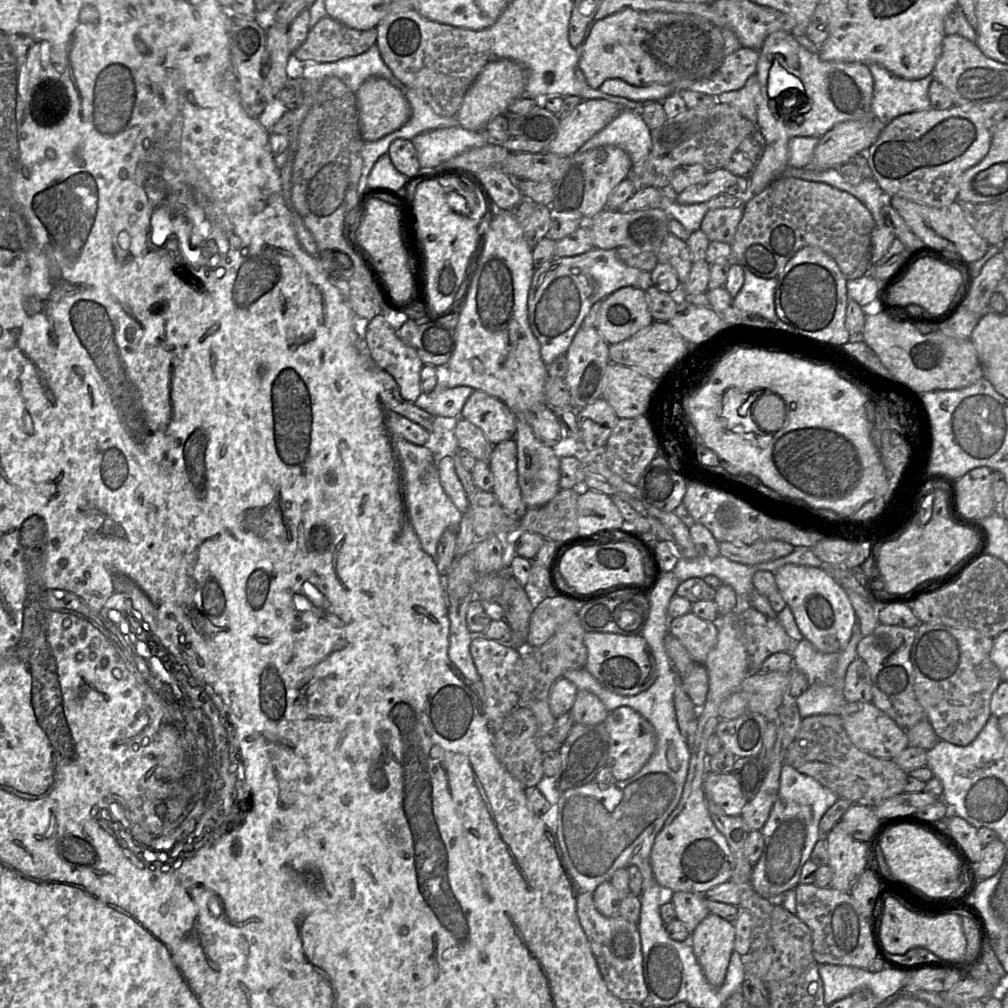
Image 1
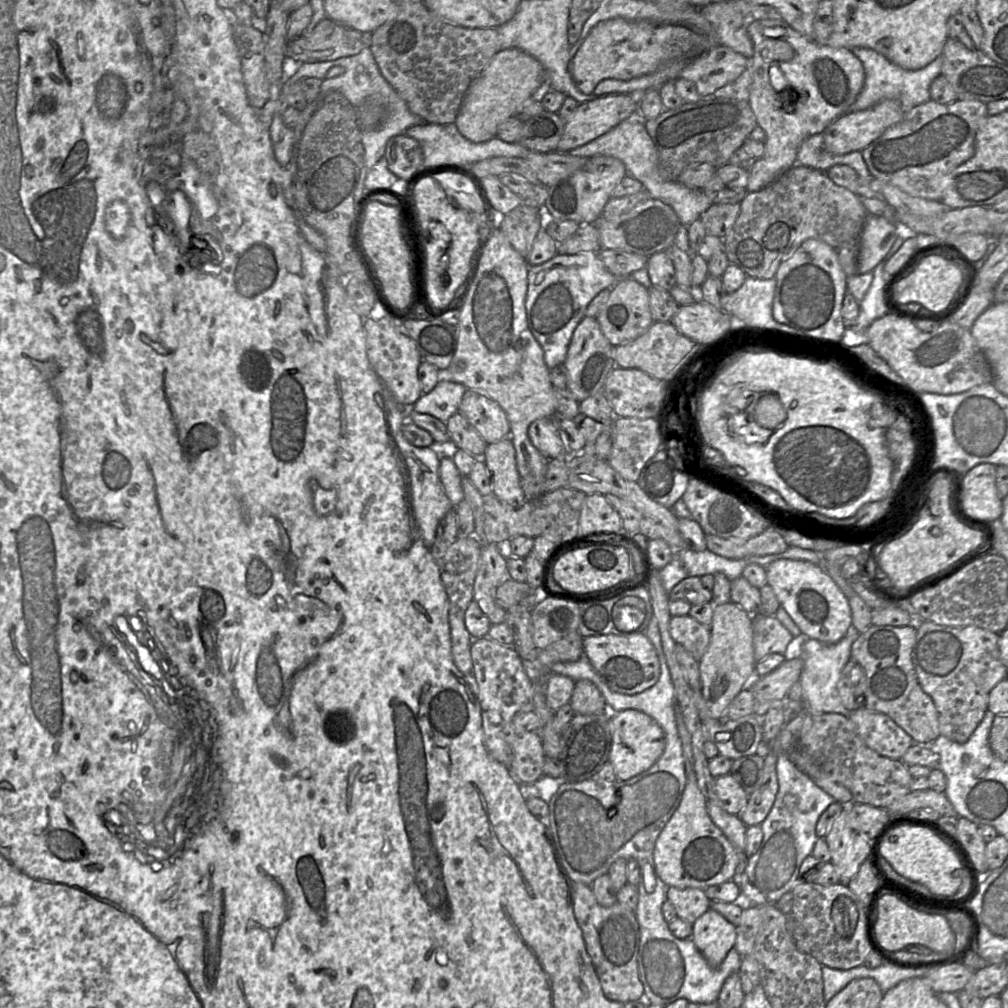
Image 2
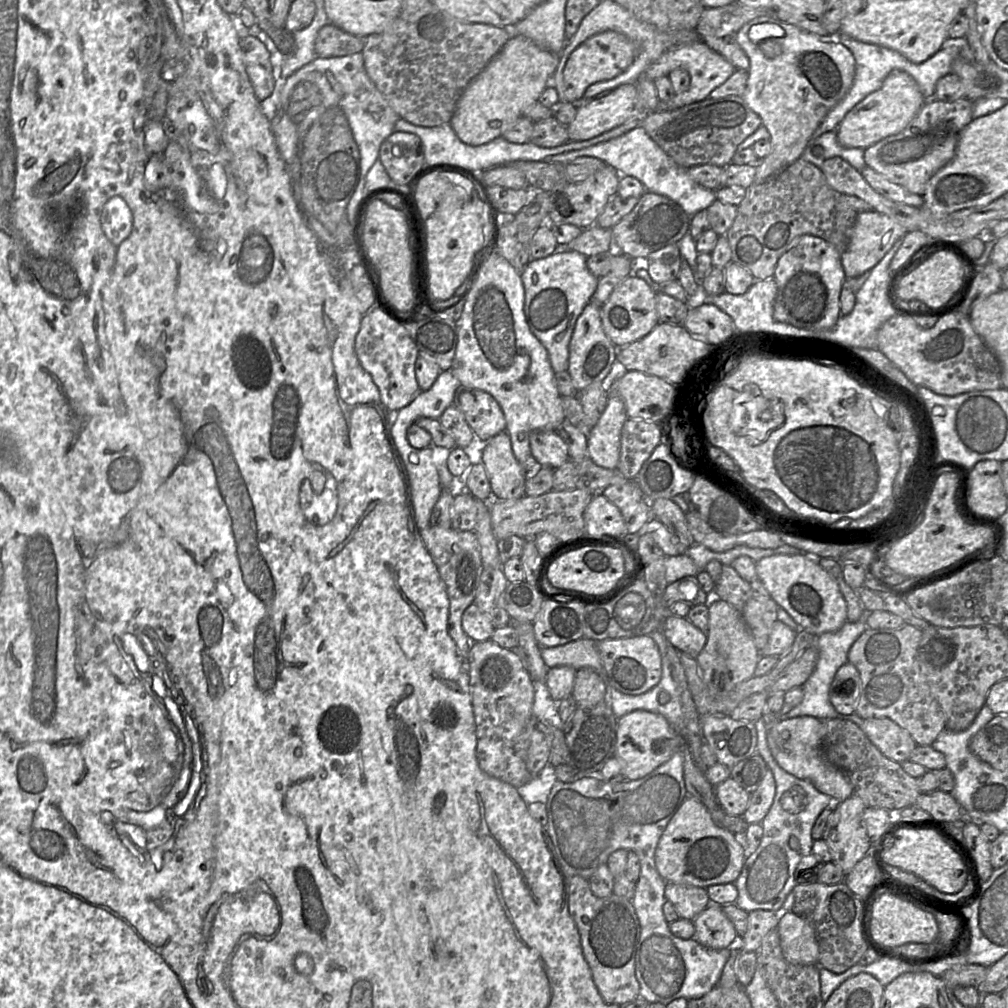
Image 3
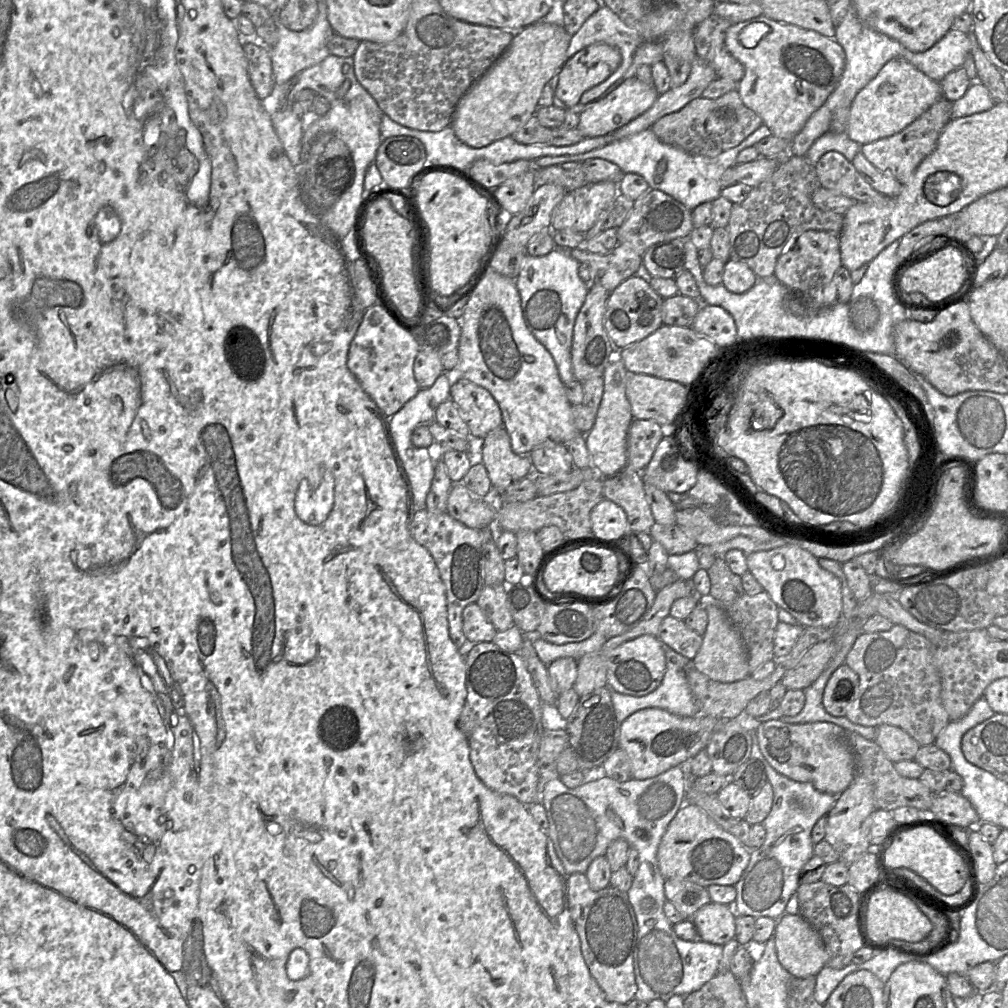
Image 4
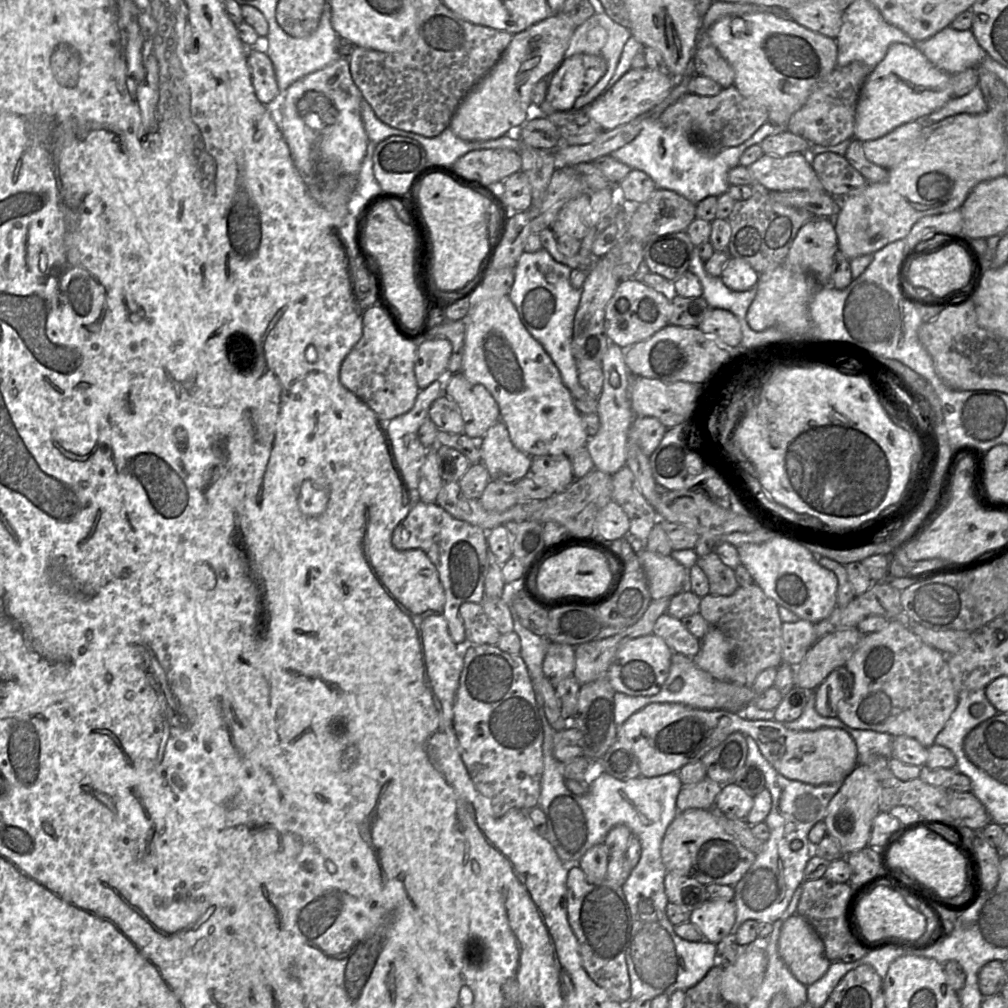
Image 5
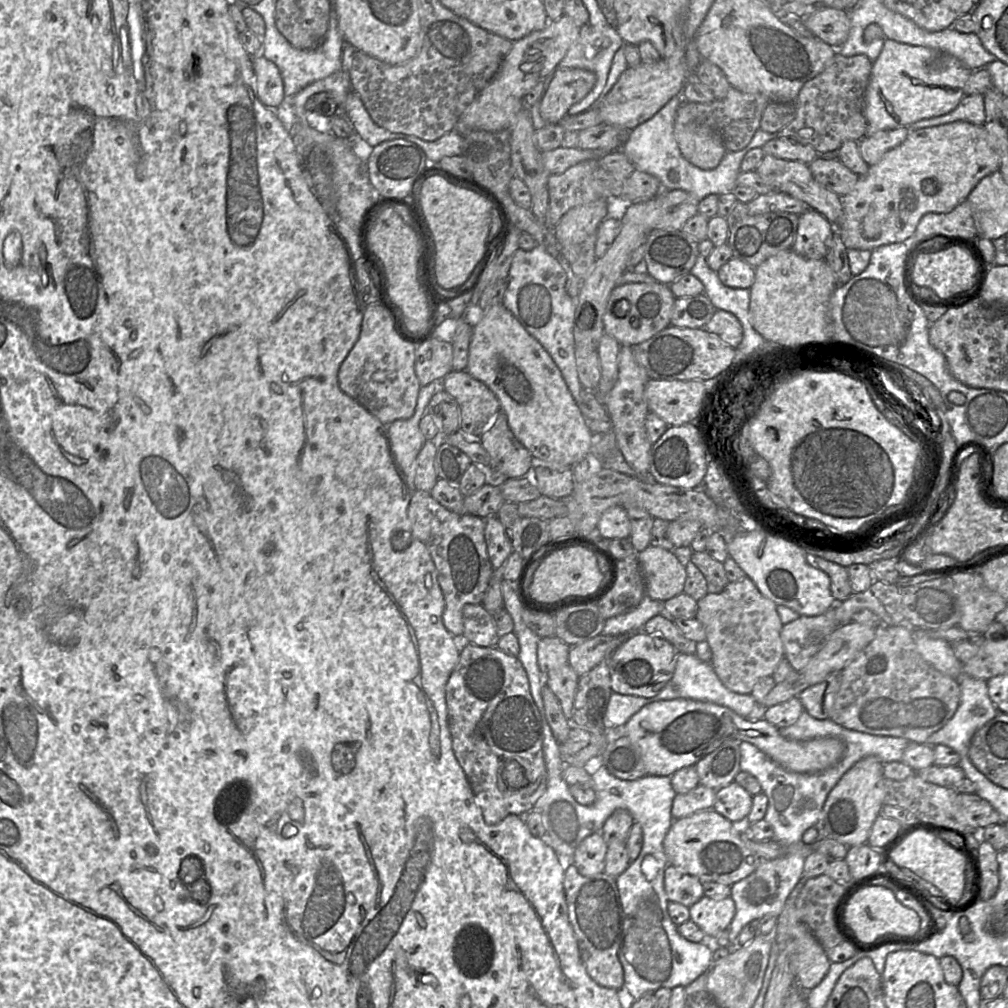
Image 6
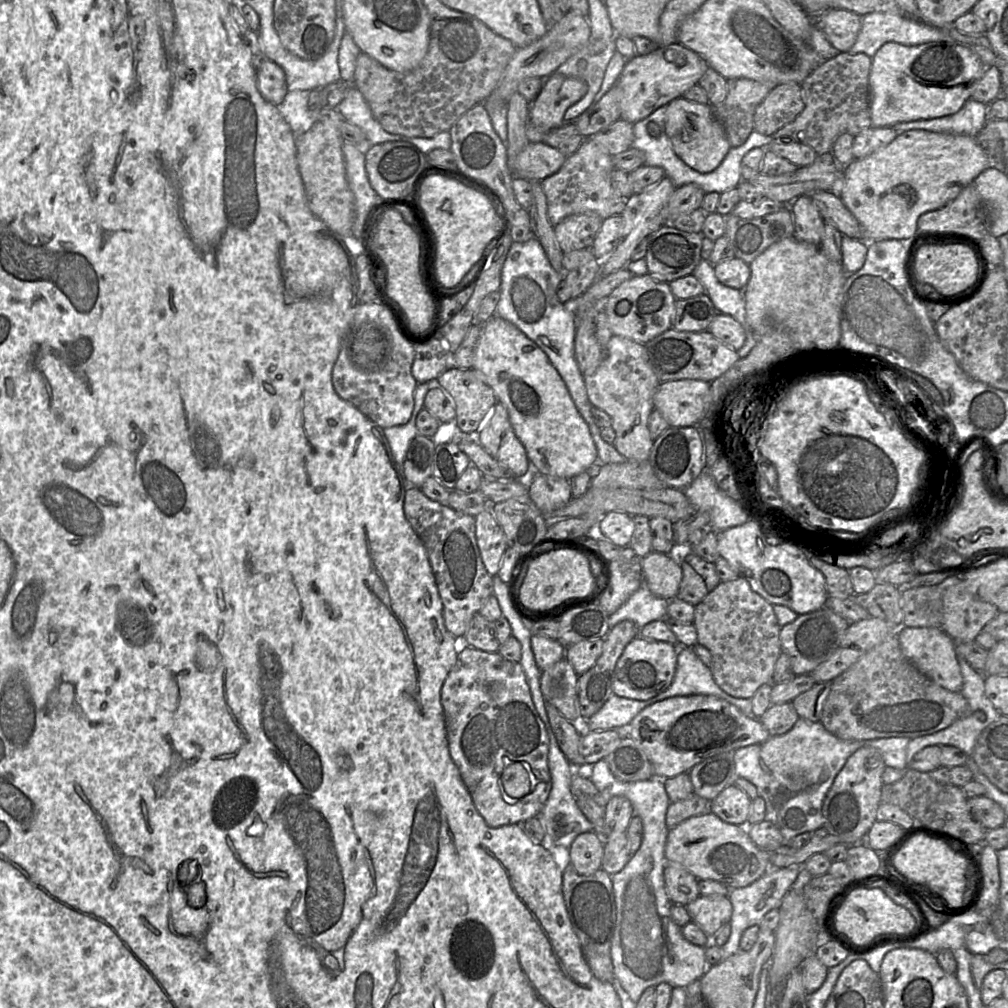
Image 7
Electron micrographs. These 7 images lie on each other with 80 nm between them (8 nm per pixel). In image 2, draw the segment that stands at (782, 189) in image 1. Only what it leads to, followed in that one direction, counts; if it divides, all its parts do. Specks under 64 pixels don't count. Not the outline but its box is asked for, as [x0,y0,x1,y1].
[724,164,868,279]

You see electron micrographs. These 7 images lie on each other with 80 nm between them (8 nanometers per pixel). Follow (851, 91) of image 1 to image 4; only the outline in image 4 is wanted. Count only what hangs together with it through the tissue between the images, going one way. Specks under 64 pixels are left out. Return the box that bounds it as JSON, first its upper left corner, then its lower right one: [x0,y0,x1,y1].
[724,15,845,142]

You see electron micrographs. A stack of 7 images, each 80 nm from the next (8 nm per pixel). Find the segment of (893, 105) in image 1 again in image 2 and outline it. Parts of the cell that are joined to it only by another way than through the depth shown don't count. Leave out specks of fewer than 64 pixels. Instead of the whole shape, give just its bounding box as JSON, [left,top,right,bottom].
[849,48,942,111]

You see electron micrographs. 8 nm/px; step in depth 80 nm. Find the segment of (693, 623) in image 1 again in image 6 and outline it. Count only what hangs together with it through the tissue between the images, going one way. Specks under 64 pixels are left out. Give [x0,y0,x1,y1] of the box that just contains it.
[640,614,697,654]

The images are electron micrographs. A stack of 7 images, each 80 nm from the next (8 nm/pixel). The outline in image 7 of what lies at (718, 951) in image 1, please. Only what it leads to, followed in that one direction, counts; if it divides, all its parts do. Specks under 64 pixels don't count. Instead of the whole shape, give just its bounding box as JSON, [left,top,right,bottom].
[685,895,733,937]

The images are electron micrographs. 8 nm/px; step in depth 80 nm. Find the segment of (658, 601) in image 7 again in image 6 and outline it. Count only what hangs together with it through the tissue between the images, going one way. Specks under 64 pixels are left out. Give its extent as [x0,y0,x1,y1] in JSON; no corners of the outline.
[602,595,664,636]

